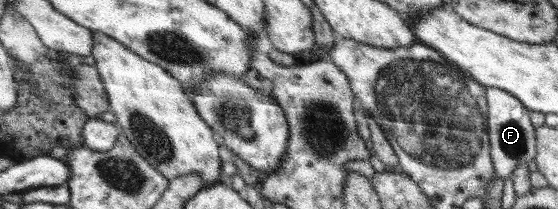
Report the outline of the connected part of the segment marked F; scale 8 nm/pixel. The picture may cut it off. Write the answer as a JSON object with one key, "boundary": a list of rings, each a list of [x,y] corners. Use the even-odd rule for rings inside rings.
{"boundary":[[[487,87],[487,105],[489,105],[490,151],[496,176],[501,179],[511,177],[513,171],[521,165],[528,165],[536,158],[536,129],[533,127],[528,108],[516,96],[498,87]]]}

